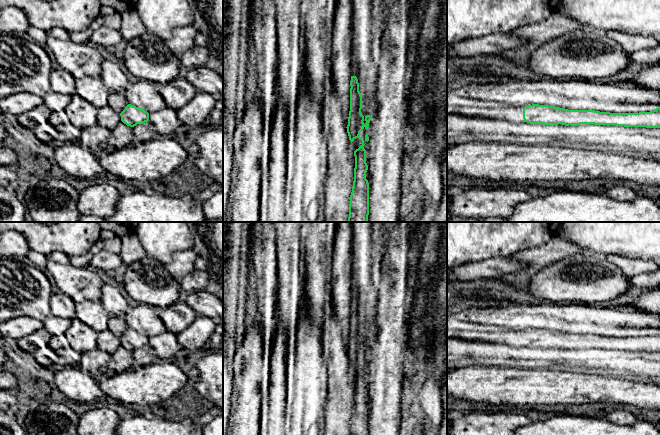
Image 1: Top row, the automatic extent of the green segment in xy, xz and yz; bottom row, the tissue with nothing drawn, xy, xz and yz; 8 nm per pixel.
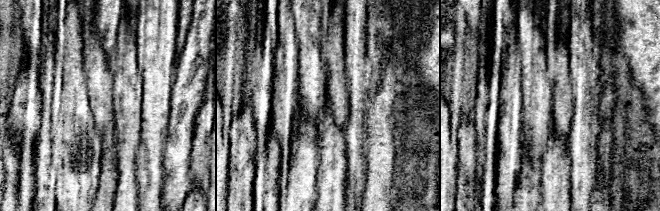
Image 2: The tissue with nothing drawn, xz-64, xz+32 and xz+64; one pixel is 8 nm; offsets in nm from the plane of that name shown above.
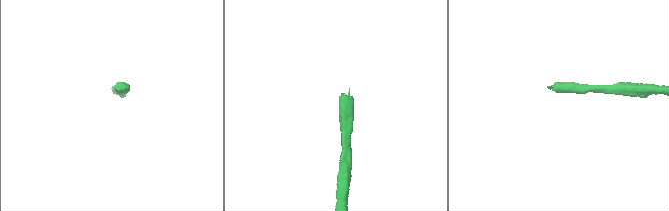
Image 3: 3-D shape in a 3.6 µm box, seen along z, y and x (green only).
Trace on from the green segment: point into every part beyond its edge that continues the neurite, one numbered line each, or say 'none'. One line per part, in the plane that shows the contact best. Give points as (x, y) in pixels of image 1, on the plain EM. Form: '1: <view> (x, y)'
1: yz (458, 326)

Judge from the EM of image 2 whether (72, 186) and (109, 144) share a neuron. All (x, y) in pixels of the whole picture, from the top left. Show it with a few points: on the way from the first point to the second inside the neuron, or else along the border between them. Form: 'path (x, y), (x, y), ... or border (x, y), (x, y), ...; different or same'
border (102, 144), (102, 154), (100, 156); different

